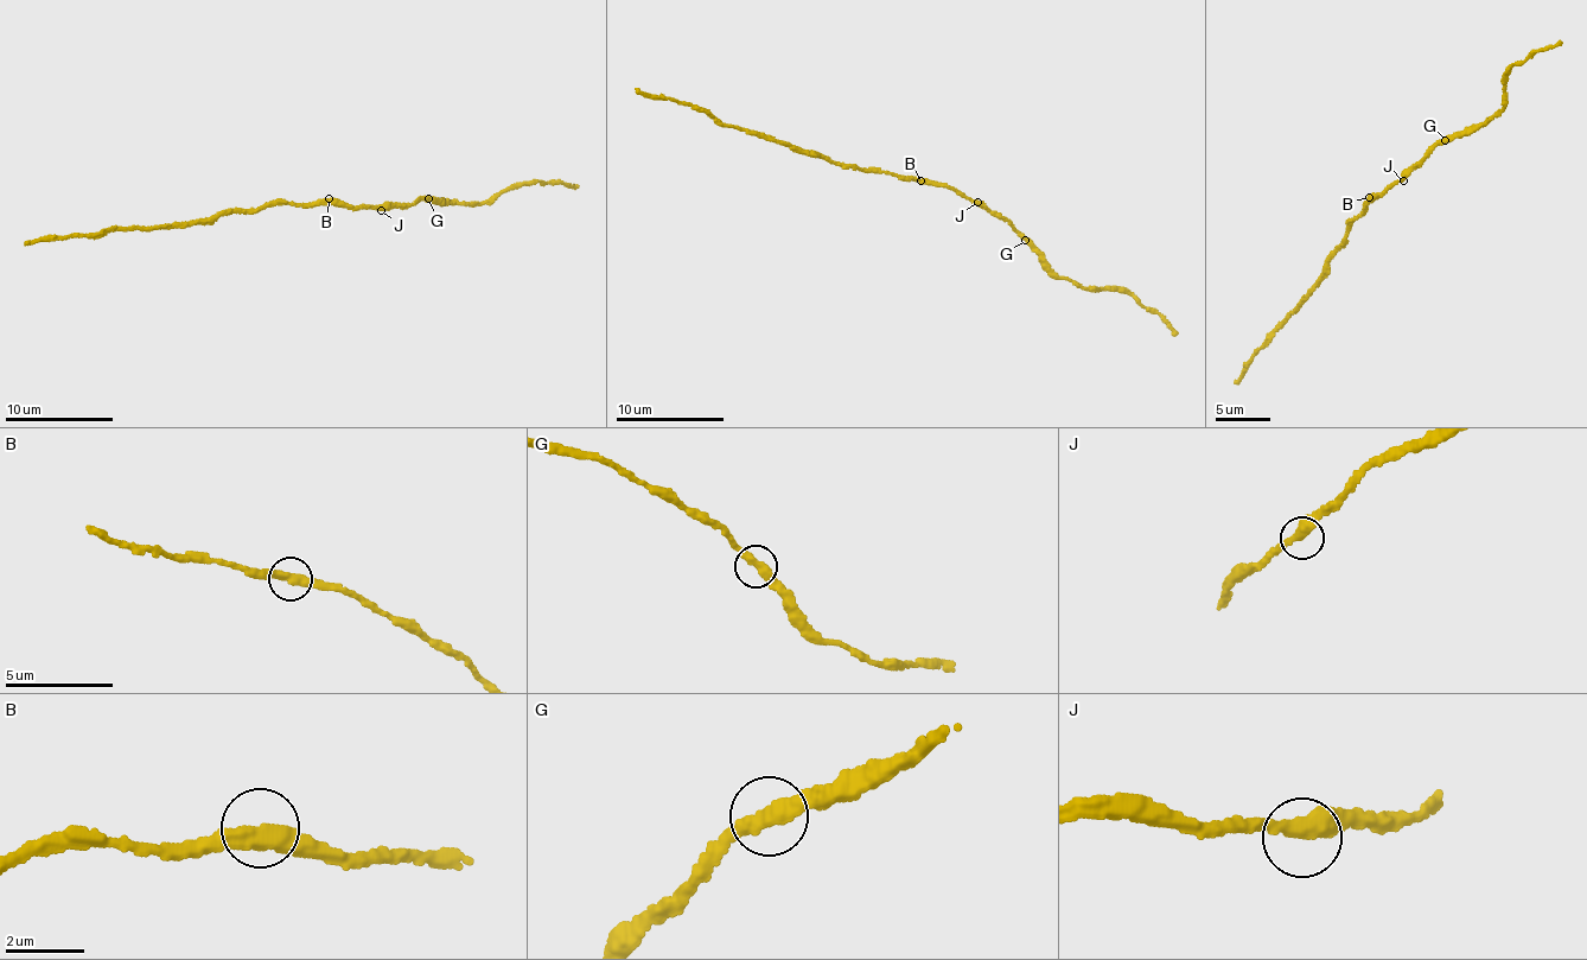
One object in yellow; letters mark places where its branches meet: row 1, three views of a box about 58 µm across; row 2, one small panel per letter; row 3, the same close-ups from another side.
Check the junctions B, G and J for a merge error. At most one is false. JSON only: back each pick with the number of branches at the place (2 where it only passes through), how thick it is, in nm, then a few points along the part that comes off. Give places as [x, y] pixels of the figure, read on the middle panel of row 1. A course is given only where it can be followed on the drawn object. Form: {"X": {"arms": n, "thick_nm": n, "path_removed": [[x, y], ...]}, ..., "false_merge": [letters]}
{"false_merge": []}

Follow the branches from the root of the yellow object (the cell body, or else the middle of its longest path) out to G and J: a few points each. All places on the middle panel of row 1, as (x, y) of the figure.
G: (919, 182), (945, 185), (964, 194), (969, 199), (982, 201), (986, 208), (1007, 217), (1026, 240)
J: (919, 182), (945, 185), (977, 202)

